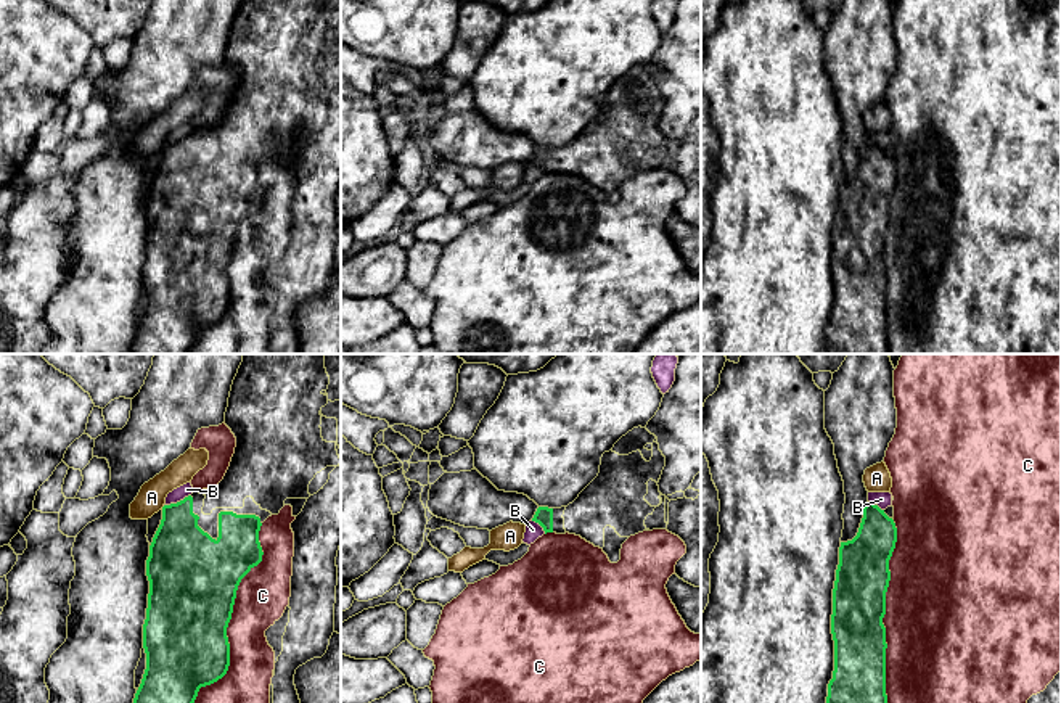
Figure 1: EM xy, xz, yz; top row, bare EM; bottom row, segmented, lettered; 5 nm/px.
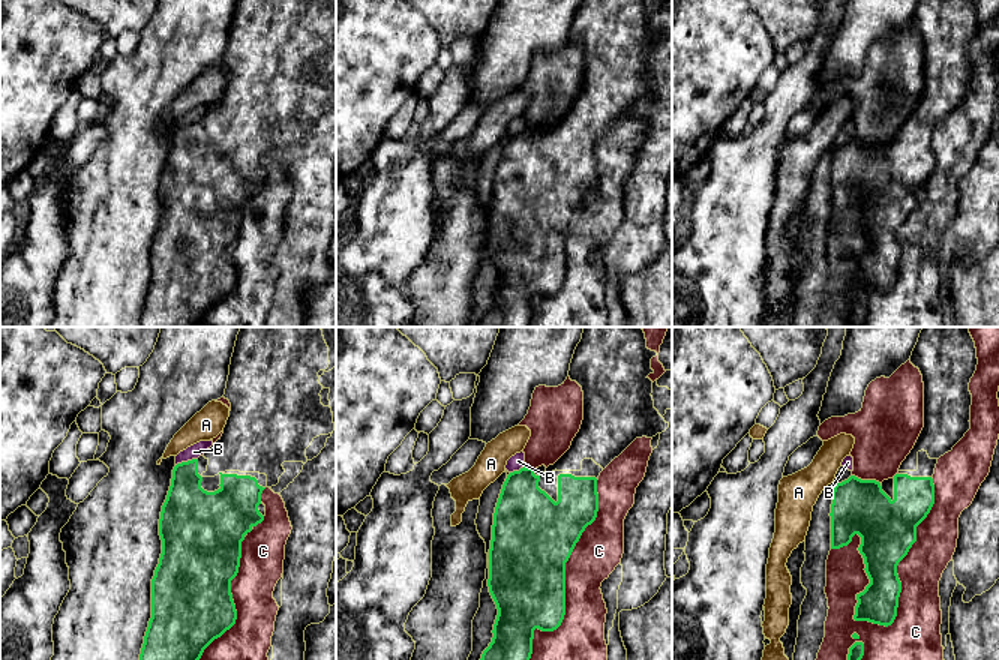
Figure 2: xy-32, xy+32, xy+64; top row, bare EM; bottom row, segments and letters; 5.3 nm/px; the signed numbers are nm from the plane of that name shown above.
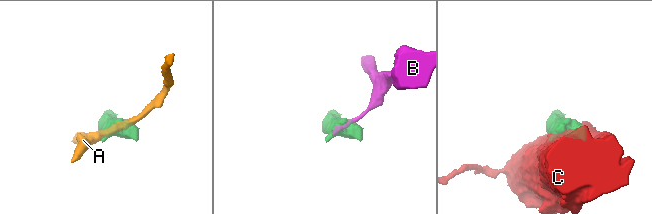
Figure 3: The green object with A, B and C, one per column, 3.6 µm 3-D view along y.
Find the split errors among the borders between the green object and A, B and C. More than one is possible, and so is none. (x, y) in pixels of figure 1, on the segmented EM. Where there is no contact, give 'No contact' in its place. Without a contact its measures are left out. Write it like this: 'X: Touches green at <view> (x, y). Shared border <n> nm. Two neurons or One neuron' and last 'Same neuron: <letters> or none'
A: Touches green at xy (163, 507). Shared border 30 nm. Two neurons
B: Touches green at xy (177, 502). Shared border 150 nm. Two neurons
C: Touches green at xy (230, 618). Shared border 950 nm. Two neurons
Same neuron: none

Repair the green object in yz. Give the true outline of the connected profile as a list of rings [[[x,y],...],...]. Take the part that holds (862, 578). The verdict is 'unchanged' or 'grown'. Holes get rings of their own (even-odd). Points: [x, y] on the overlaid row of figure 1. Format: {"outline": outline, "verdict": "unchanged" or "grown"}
{"outline": [[[873,502],[863,507],[857,536],[841,542],[833,589],[831,634],[834,671],[826,703],[887,703],[886,695],[886,592],[891,581],[889,560],[895,549],[897,528],[892,518]]], "verdict": "unchanged"}

